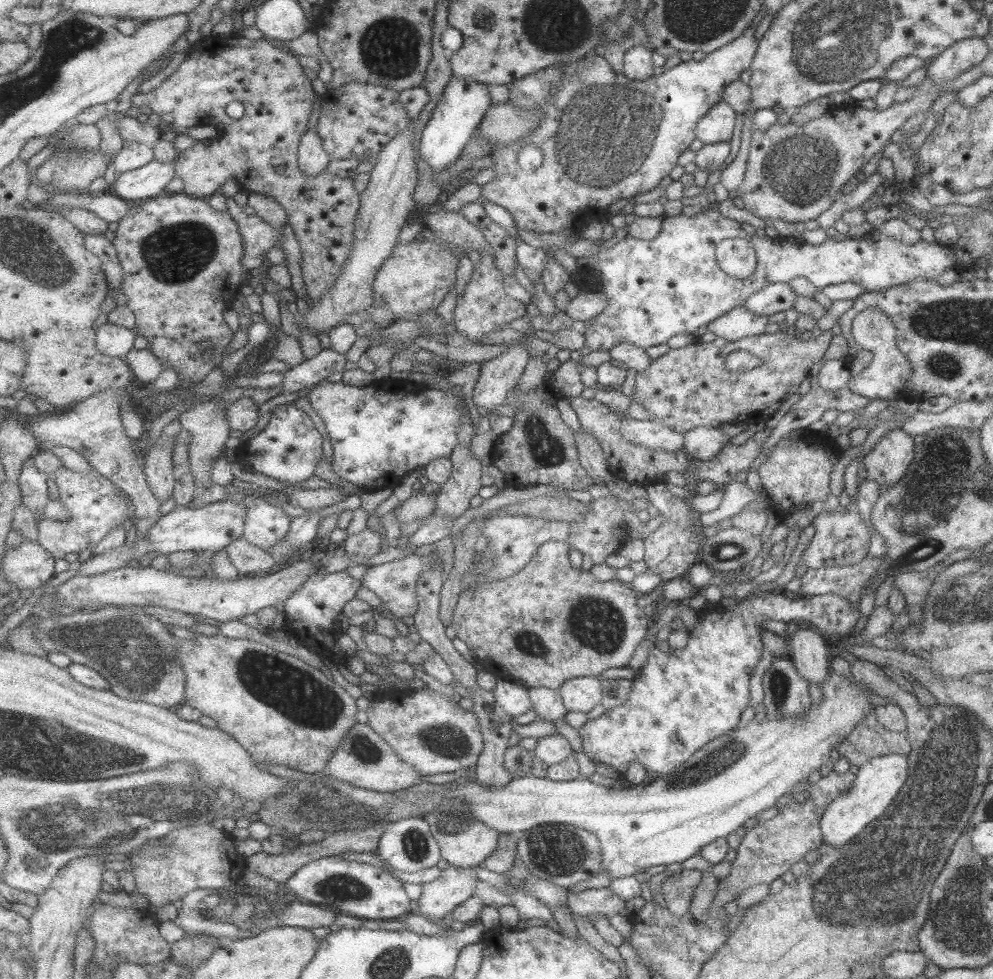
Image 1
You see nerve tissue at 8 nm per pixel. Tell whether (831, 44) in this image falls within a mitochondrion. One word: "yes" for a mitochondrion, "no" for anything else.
yes

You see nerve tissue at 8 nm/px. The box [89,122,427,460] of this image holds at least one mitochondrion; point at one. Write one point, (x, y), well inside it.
(174, 254)

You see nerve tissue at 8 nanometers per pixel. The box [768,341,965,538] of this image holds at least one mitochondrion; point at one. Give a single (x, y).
(944, 366)

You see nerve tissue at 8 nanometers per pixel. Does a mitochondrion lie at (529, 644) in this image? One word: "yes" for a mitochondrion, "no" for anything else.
yes

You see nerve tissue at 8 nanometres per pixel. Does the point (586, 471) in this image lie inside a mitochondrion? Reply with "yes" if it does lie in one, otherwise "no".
no

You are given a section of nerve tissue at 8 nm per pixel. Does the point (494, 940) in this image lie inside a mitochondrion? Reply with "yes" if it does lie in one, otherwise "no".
no

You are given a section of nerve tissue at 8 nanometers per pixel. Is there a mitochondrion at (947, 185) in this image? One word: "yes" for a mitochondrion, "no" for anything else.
no

